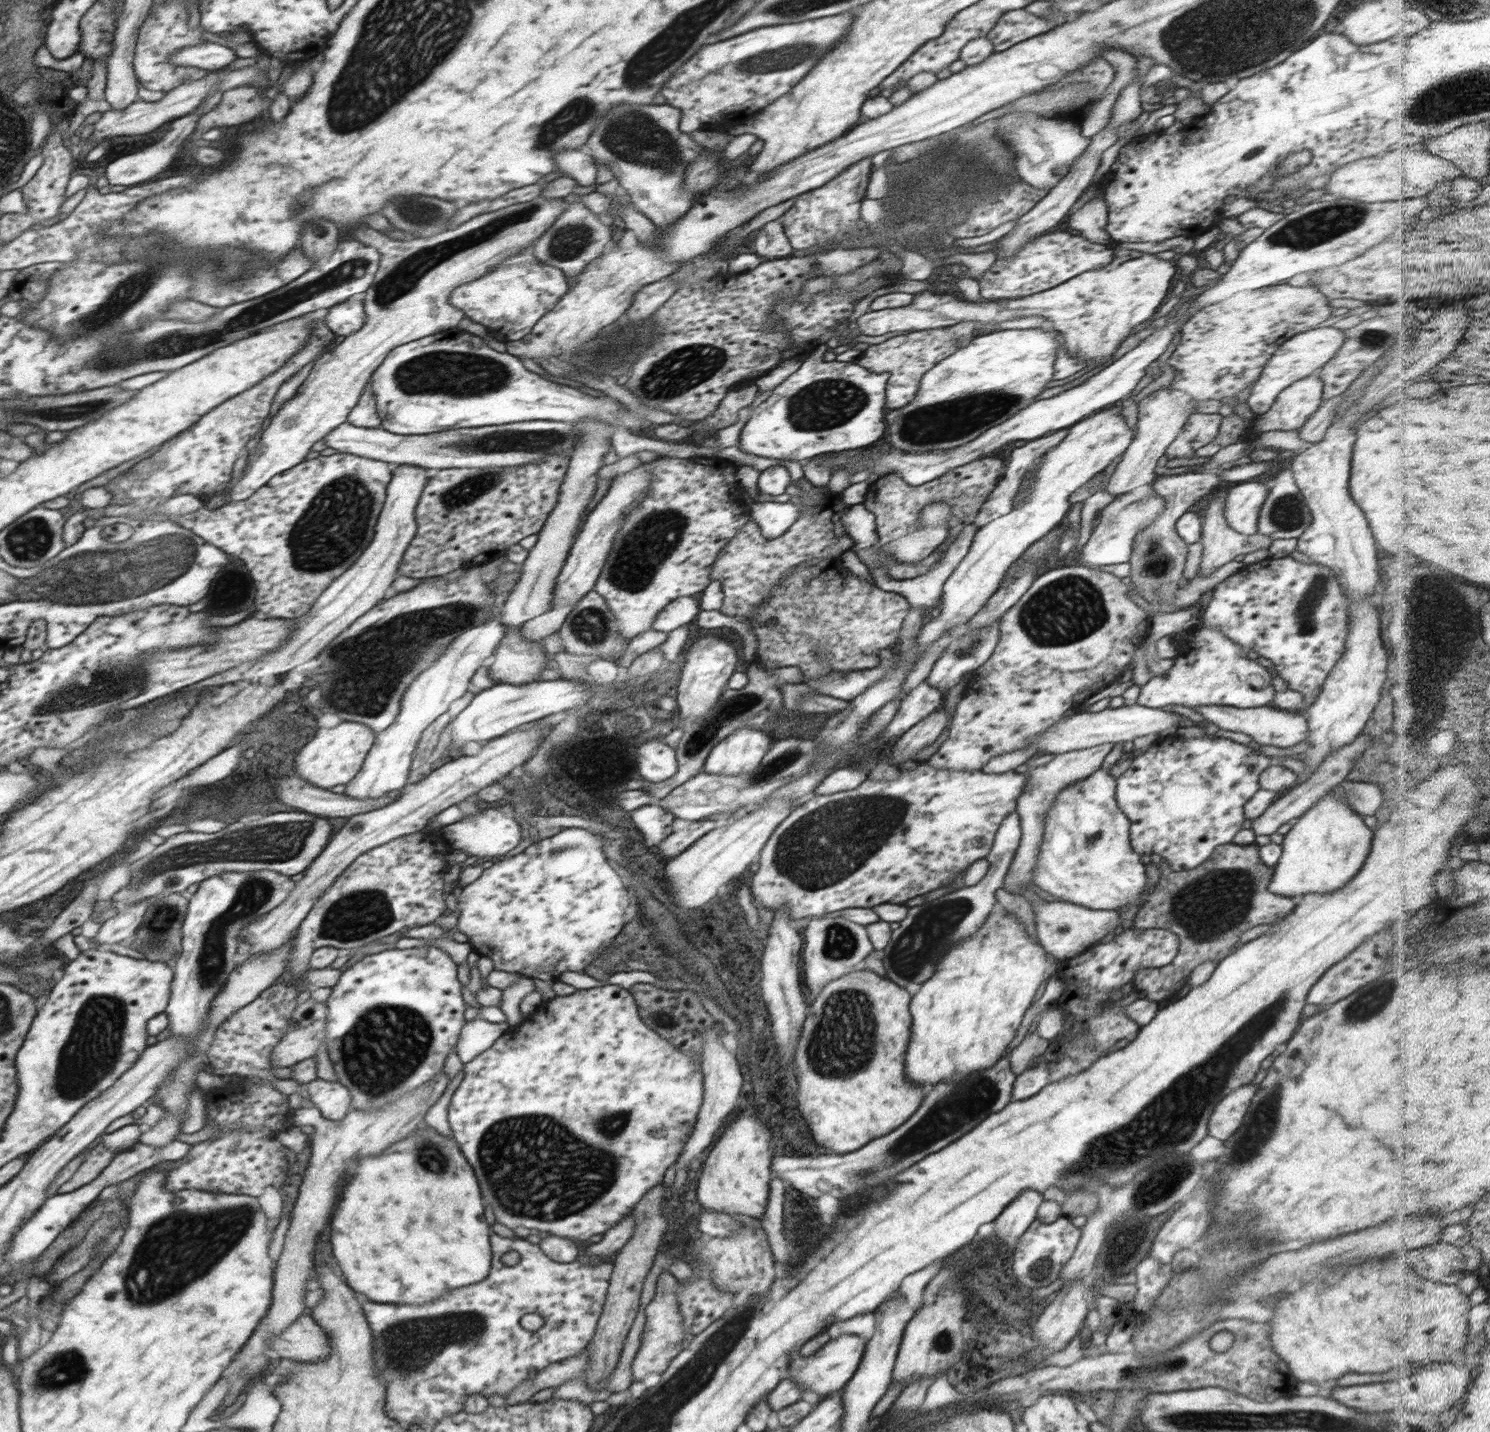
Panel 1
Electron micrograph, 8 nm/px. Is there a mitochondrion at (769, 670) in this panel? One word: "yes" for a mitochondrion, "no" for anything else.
no

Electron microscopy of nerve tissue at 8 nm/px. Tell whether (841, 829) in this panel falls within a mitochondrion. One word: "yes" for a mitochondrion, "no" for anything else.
yes

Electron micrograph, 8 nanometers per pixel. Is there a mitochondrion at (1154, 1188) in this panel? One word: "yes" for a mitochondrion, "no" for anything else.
yes

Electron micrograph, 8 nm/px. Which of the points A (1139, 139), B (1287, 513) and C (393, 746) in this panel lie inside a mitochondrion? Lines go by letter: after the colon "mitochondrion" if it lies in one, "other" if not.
A: other
B: mitochondrion
C: other

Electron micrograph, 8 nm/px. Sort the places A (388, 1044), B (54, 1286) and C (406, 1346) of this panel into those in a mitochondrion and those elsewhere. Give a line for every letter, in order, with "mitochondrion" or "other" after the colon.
A: mitochondrion
B: other
C: mitochondrion

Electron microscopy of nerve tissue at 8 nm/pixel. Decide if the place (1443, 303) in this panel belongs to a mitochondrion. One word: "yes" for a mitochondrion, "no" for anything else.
no

